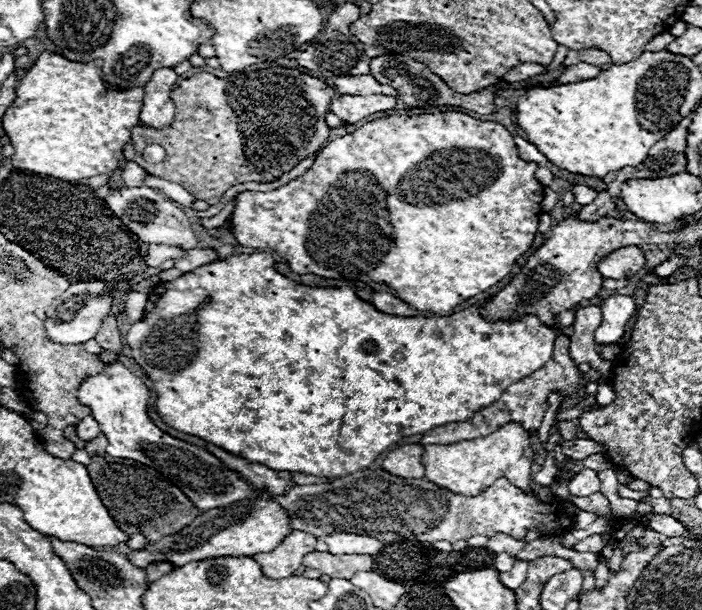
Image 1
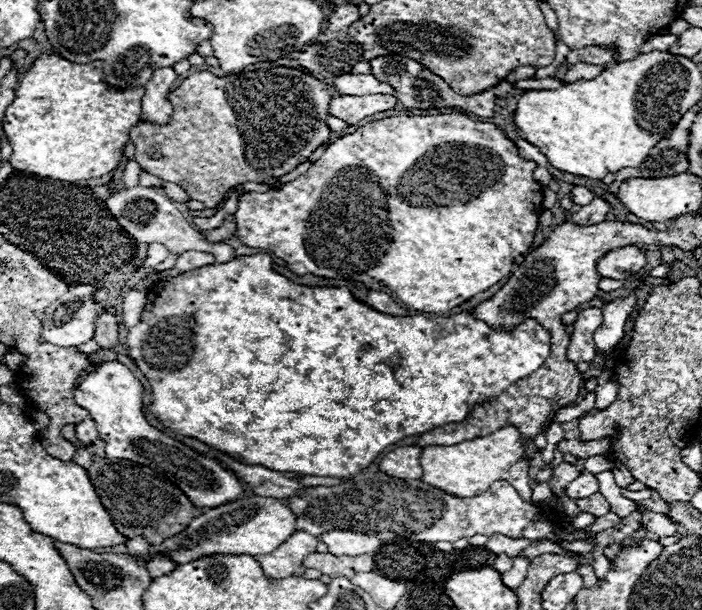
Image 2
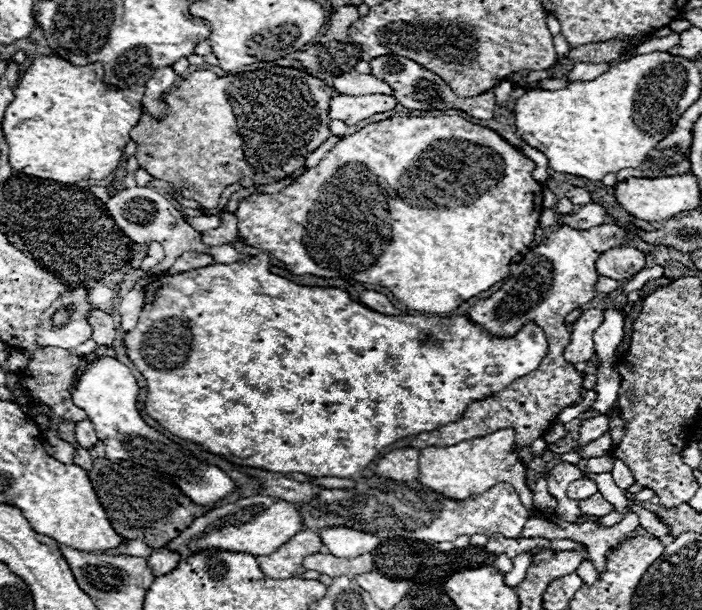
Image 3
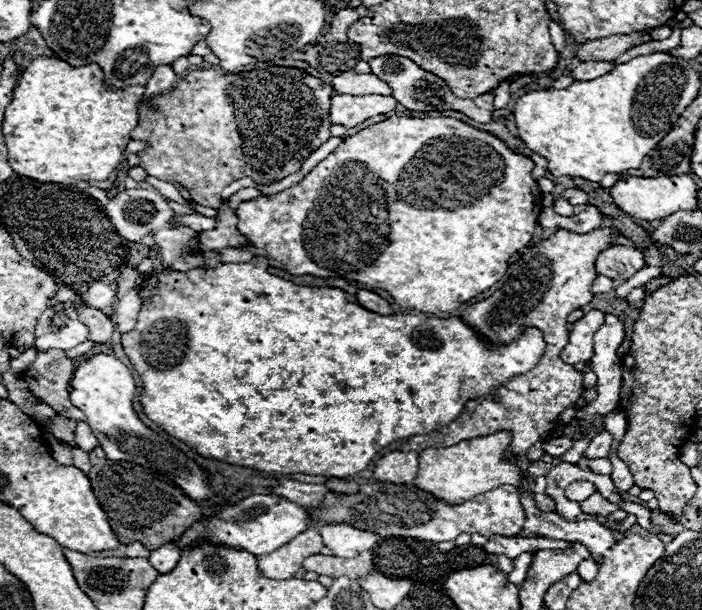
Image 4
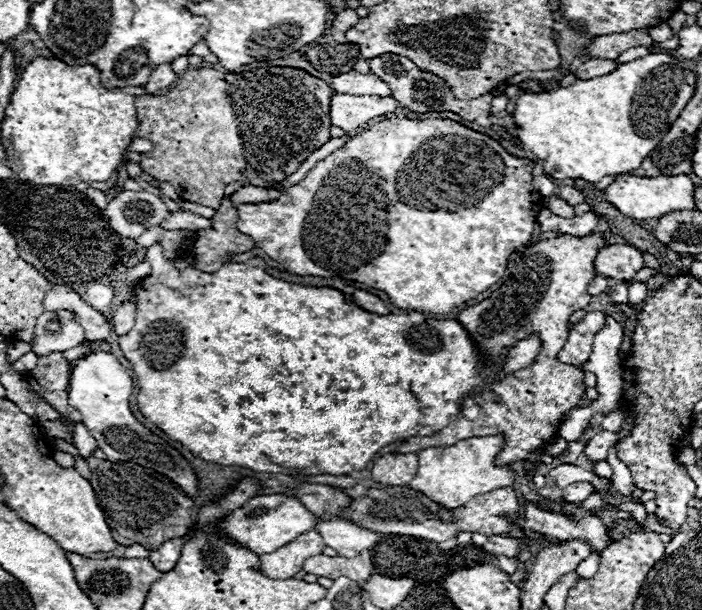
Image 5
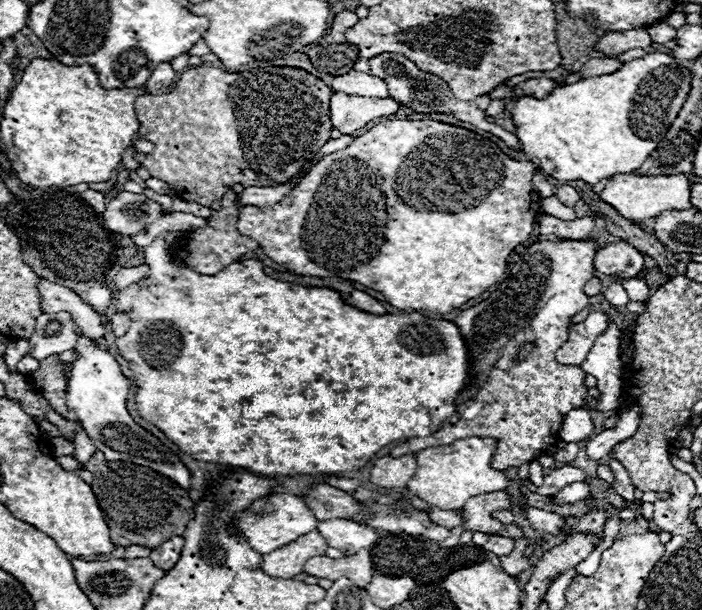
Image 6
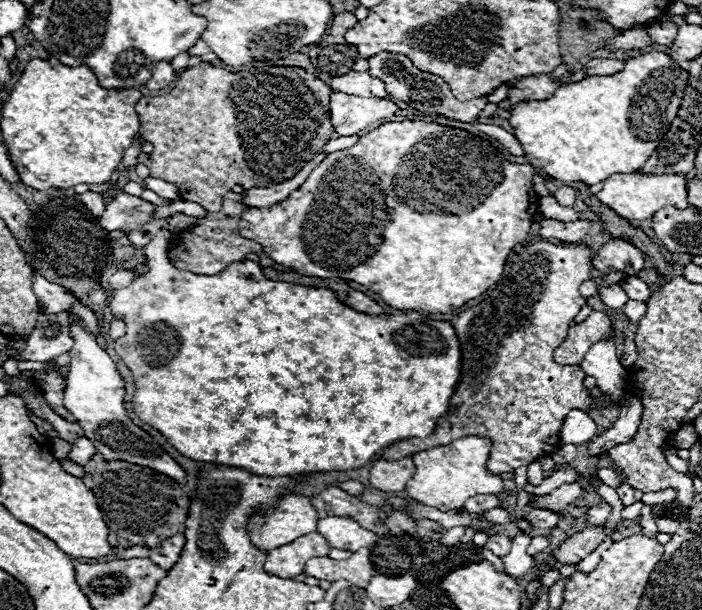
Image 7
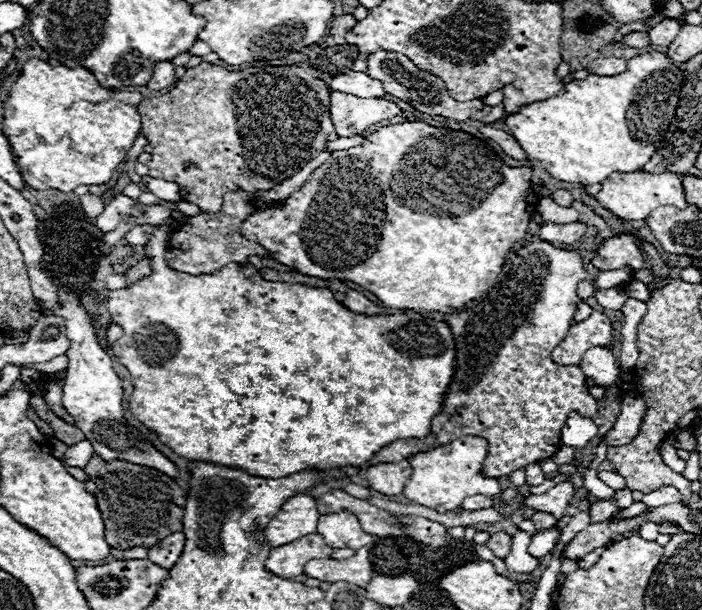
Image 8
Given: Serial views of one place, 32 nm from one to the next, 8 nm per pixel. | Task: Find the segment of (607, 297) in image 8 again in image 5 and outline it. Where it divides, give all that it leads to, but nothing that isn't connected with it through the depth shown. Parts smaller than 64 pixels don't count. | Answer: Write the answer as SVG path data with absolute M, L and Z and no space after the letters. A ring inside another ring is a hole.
M622 282L612 284L610 296L614 302L628 302L628 284L622 284Z

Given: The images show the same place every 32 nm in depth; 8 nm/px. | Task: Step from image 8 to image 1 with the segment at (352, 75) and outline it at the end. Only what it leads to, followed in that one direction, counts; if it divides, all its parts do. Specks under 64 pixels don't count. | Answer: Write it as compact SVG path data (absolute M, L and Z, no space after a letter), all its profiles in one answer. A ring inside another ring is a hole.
M372 74L338 76L334 84L340 94L350 94L350 96L370 96L370 94L384 94L384 96L394 96L394 98L398 96L392 86L380 84Z

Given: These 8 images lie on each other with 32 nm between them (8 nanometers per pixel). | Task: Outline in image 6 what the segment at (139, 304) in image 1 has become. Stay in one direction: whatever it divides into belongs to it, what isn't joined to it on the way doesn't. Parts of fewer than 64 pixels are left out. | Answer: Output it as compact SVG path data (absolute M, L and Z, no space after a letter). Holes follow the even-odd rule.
M116 312L112 314L112 320L110 320L110 328L112 328L112 334L118 338L118 336L124 336L130 328L130 316L128 312Z

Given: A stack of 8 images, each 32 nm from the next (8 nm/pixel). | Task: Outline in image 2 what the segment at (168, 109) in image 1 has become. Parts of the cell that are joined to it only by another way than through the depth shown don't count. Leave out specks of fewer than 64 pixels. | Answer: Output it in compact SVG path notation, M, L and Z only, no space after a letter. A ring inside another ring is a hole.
M160 68L152 78L148 80L146 94L142 98L142 120L152 124L168 124L172 116L172 104L168 100L168 94L176 82L176 72L172 68Z

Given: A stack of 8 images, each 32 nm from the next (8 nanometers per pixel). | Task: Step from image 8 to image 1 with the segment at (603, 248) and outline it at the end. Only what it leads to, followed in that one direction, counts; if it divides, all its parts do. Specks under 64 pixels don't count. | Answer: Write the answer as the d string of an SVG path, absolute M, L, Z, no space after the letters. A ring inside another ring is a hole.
M628 246L628 248L620 248L612 254L608 254L600 266L598 272L604 278L612 278L612 280L622 280L622 278L632 278L634 274L638 274L646 264L646 258L642 254L642 250L638 246Z

